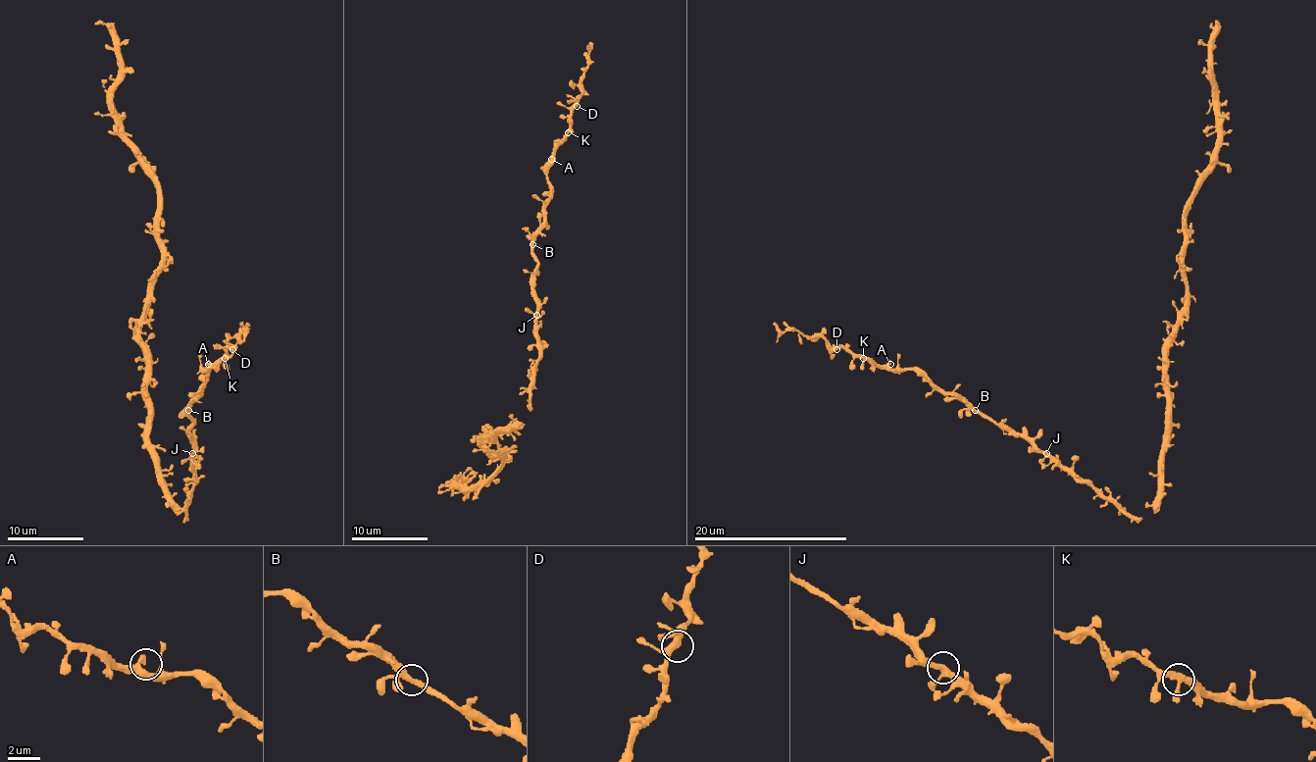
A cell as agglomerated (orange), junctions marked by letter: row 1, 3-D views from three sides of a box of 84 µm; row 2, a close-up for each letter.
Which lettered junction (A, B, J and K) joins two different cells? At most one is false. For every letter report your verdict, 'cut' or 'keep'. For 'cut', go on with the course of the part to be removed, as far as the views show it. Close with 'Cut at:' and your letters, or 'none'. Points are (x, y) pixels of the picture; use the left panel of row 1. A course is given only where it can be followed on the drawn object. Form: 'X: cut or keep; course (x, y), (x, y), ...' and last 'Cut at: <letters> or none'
A: keep
B: keep
J: keep
K: keep
Cut at: none

